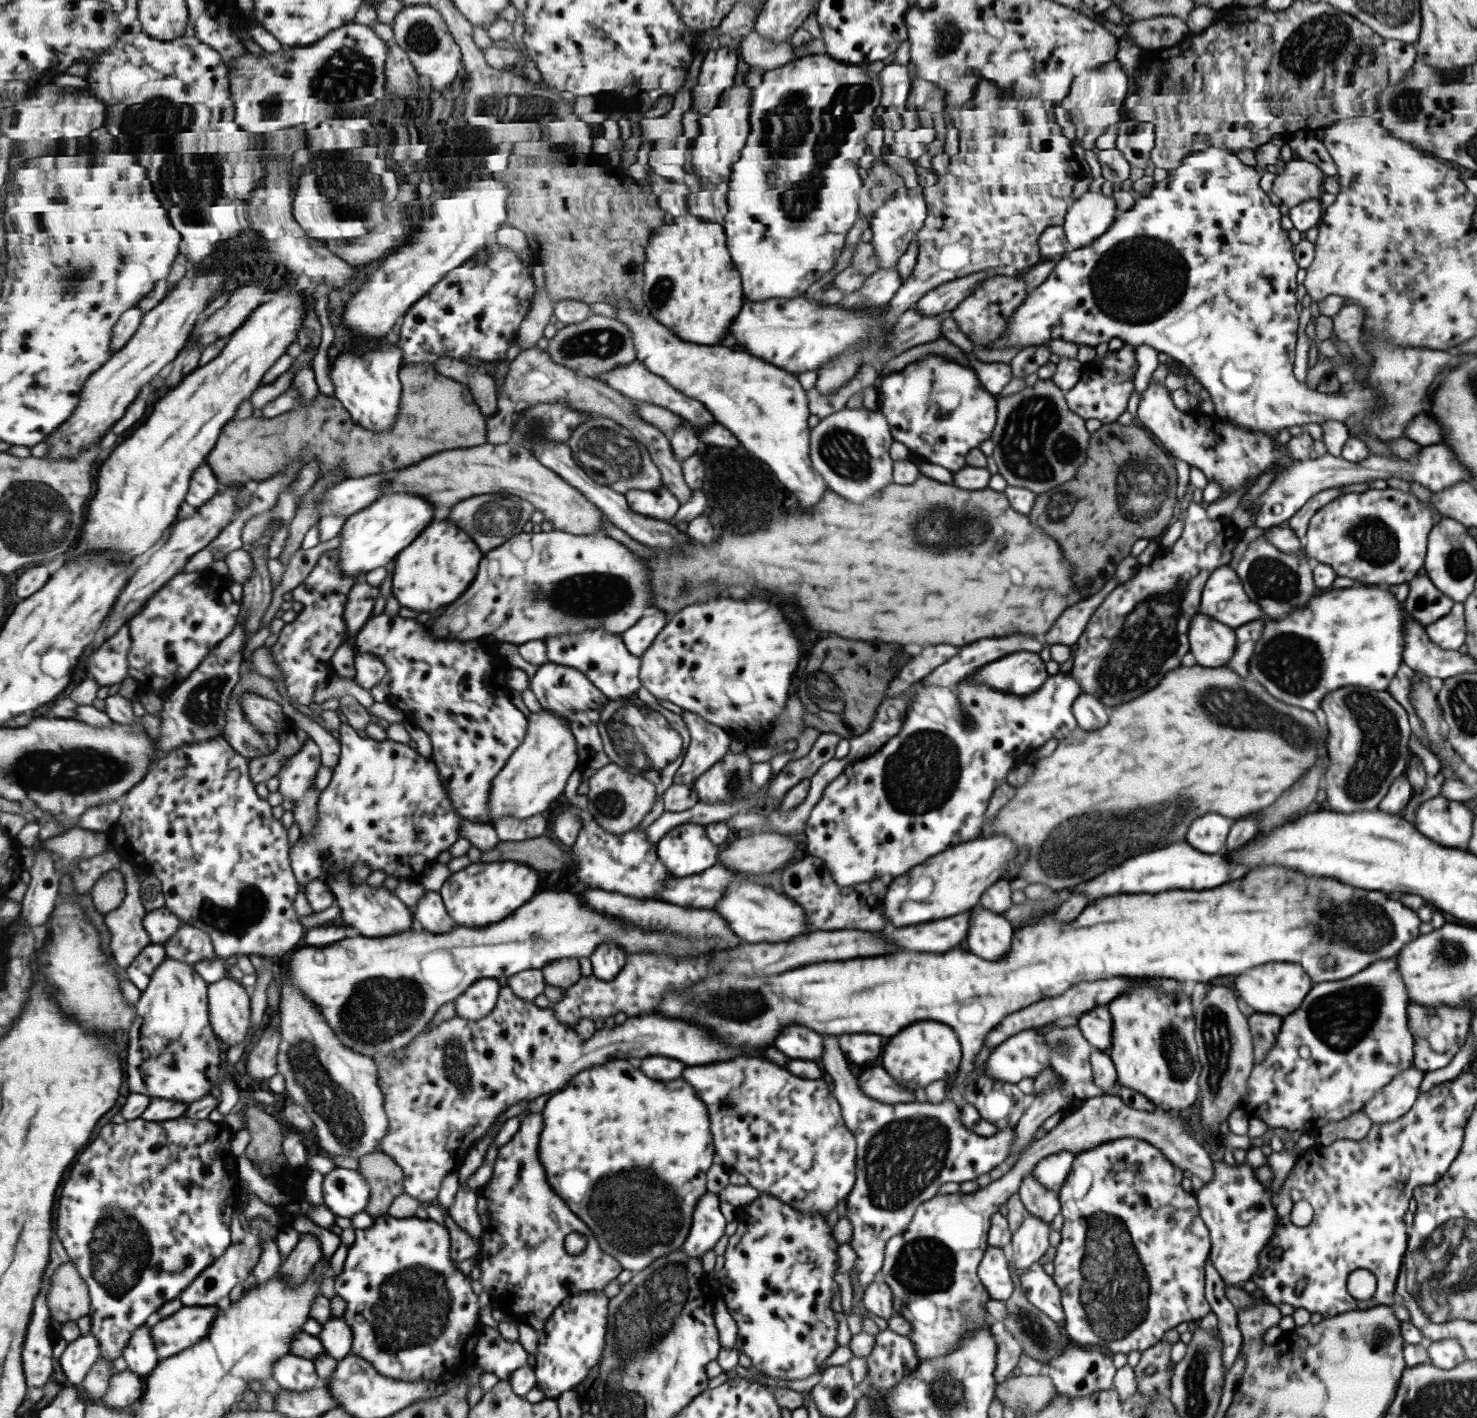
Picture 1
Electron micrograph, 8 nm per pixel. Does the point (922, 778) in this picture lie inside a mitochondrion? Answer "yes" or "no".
yes

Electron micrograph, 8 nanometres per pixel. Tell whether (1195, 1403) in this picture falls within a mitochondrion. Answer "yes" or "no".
yes

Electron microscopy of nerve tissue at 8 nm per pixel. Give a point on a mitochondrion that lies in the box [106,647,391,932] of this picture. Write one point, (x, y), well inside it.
(203, 708)

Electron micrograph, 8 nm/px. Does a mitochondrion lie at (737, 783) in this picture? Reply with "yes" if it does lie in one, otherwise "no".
yes

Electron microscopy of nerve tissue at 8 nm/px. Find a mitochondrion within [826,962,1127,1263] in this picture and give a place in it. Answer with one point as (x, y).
(903, 1157)

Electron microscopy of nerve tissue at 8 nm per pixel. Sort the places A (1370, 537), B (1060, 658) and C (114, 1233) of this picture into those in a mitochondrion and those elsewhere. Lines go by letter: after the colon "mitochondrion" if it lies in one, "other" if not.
A: mitochondrion
B: other
C: mitochondrion

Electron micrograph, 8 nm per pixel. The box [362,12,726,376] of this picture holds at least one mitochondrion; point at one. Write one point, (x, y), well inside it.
(598, 343)

